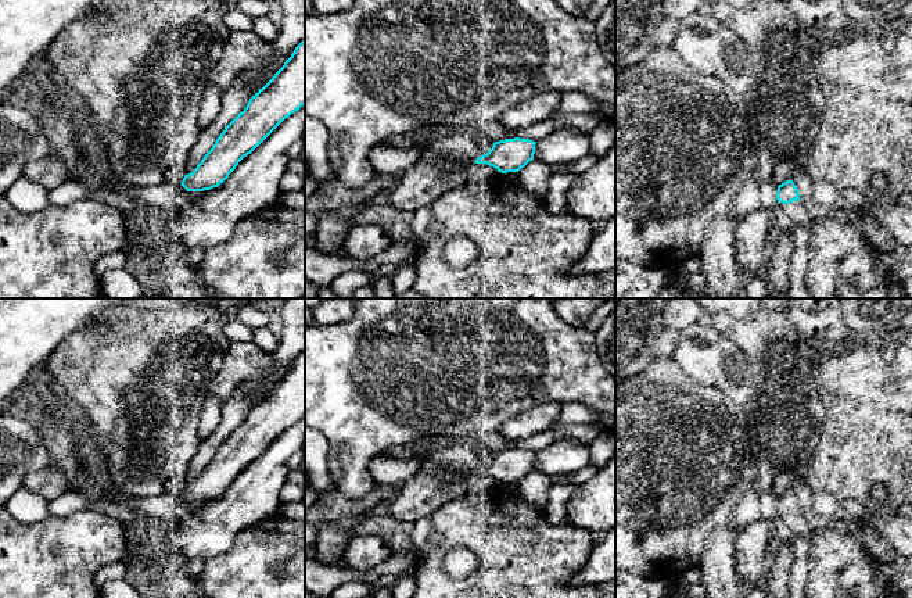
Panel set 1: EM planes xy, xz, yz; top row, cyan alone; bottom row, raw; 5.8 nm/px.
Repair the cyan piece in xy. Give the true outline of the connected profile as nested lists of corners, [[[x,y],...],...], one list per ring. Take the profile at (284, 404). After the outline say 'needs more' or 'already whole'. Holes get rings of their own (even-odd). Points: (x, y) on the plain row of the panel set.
[[[305,350],[219,445],[197,479],[184,486],[187,502],[218,498],[286,429],[305,415]]] | already whole

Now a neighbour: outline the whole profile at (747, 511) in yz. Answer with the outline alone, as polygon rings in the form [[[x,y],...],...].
[[[751,490],[740,499],[730,513],[728,527],[739,530],[761,519],[760,491]]]

